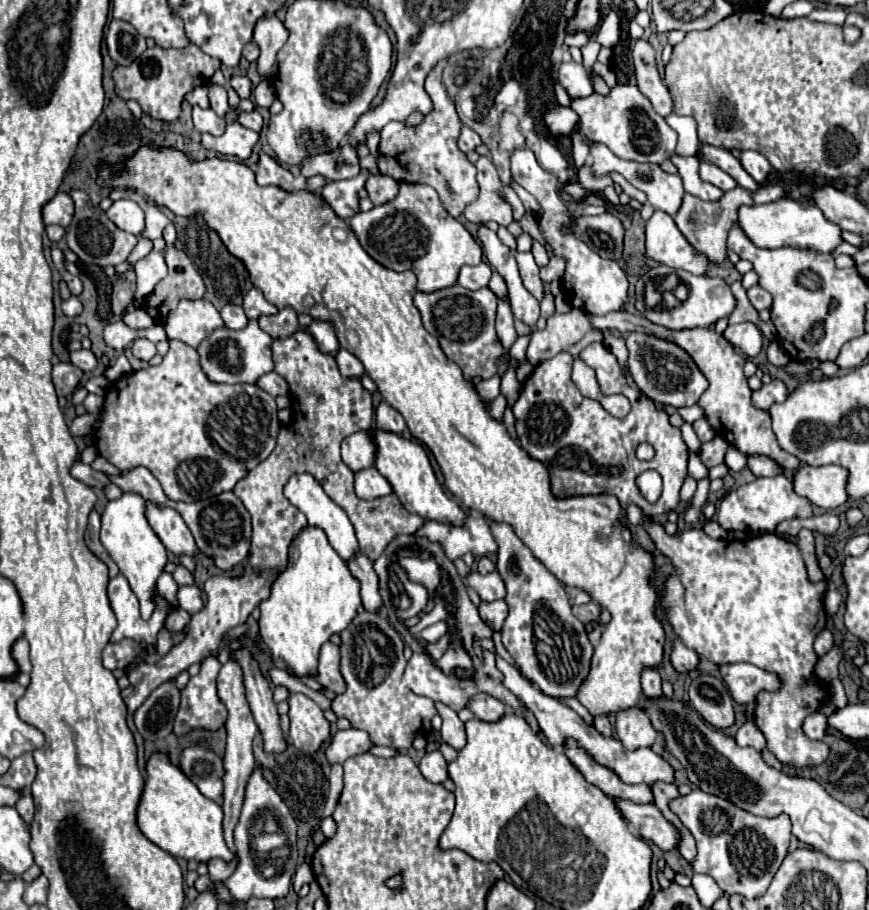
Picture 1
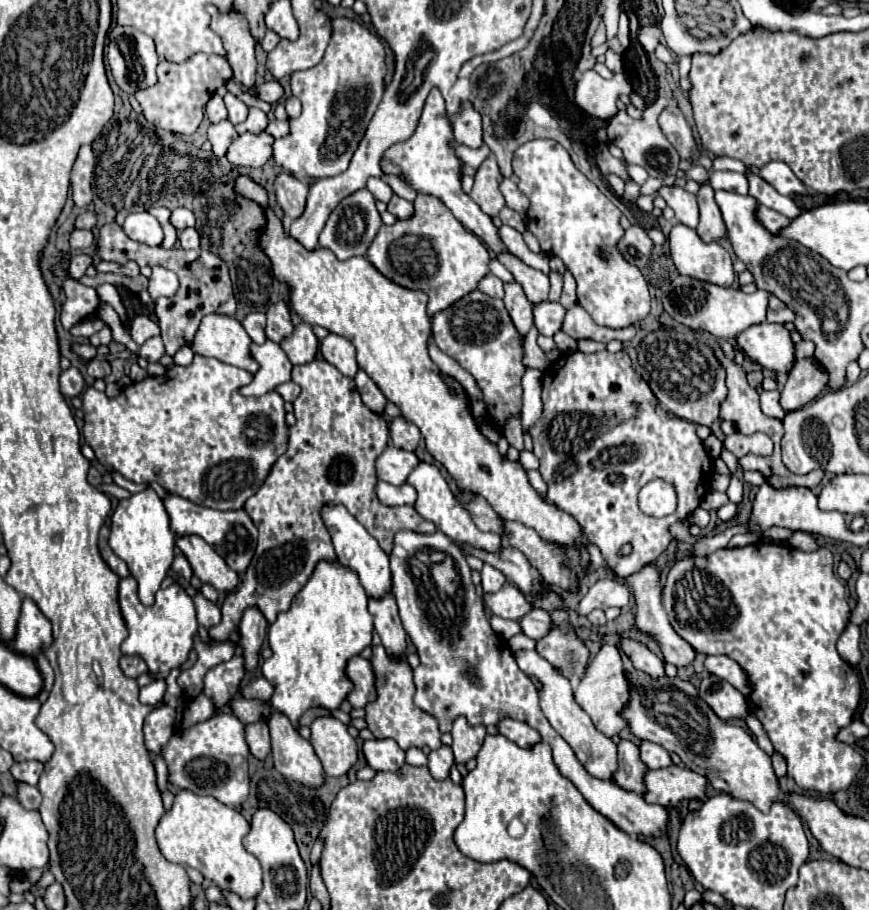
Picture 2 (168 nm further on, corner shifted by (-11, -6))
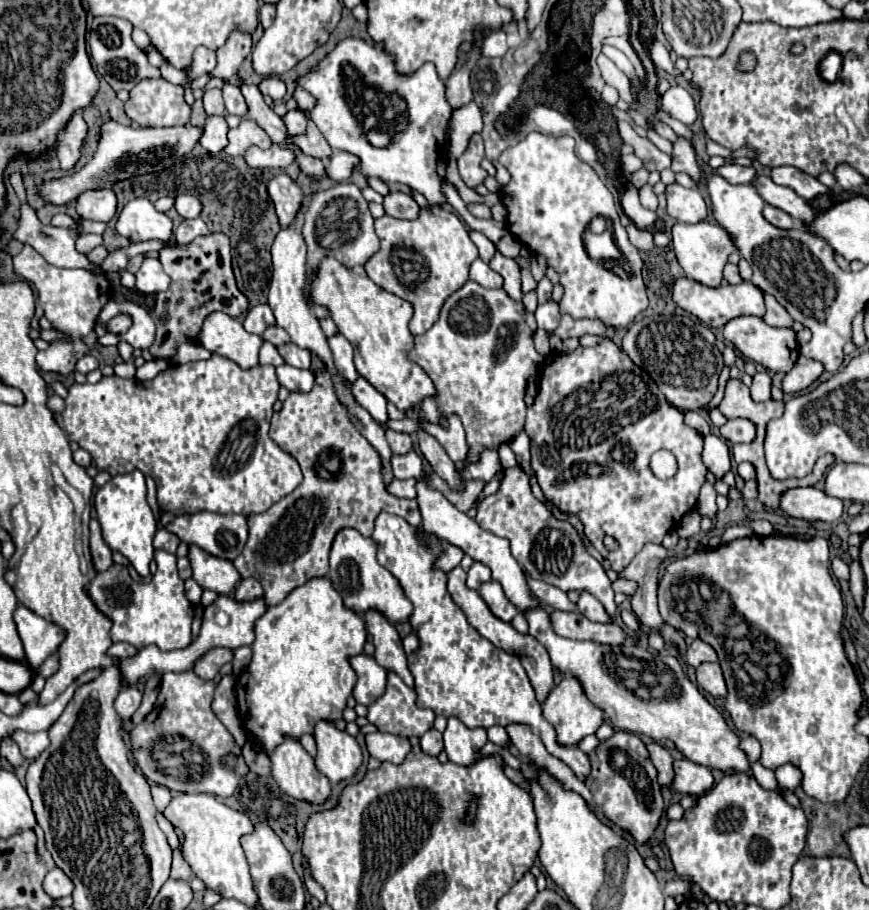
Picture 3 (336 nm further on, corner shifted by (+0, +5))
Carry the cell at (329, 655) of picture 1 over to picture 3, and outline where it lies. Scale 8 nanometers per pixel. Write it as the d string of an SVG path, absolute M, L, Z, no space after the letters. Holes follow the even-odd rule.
M356 655L350 659L352 669L358 675L358 683L354 687L354 699L362 705L374 703L386 691L386 669L376 663L370 655Z

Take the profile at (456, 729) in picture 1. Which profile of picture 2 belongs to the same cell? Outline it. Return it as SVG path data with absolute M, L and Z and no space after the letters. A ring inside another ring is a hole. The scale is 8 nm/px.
M465 716L455 718L453 730L451 730L451 736L453 736L453 746L451 748L453 748L455 760L465 764L467 760L475 758L481 744L483 744L485 734L487 734L485 726L471 726Z

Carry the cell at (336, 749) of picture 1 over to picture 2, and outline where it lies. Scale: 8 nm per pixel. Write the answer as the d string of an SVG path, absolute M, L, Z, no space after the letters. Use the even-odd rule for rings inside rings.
M391 738L365 740L363 756L373 770L399 770L405 764L405 752Z

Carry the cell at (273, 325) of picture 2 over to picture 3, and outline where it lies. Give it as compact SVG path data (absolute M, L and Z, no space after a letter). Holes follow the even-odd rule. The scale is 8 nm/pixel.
M268 327L268 331L264 331L262 337L264 337L264 341L272 343L274 347L280 347L280 345L290 343L290 335L282 327Z

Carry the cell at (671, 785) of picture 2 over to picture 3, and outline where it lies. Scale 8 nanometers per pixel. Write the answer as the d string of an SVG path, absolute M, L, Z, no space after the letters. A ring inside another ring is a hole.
M678 759L674 761L674 783L672 789L682 793L682 795L704 795L706 791L710 791L714 787L714 775L708 767L698 765L690 759Z

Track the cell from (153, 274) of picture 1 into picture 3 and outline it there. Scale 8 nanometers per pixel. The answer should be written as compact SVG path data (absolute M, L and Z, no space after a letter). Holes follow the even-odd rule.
M146 257L136 273L136 289L142 293L160 293L170 287L170 277L164 271L160 259Z

